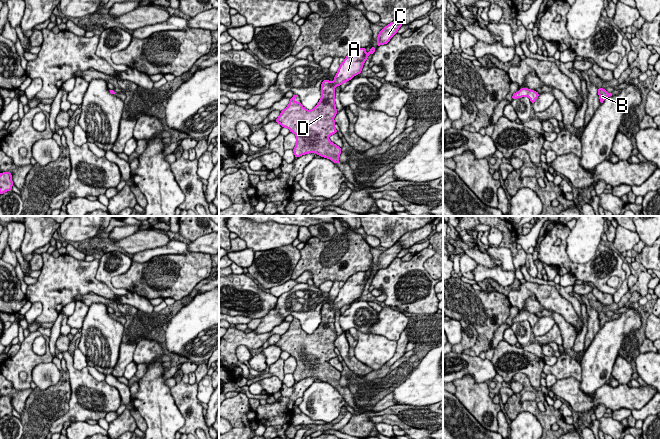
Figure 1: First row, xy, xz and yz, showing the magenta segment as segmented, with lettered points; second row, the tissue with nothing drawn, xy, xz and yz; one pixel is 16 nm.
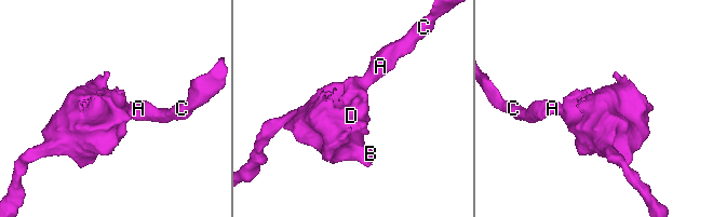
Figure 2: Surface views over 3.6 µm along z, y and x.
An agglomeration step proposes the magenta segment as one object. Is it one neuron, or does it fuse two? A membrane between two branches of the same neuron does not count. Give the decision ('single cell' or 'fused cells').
single cell

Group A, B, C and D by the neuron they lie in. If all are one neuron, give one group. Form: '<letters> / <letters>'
A B C D

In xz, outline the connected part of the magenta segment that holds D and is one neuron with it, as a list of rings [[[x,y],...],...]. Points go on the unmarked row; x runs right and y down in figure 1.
[[[372,270],[368,278],[366,277],[366,272],[357,272],[349,277],[340,288],[338,296],[334,301],[334,305],[331,306],[329,304],[324,304],[322,306],[321,323],[312,334],[307,334],[302,330],[301,326],[296,326],[294,322],[298,319],[293,318],[288,330],[281,335],[279,341],[275,345],[279,347],[282,352],[288,352],[290,356],[296,359],[297,366],[293,373],[296,382],[304,378],[316,377],[321,381],[332,384],[336,388],[340,386],[339,380],[341,378],[341,372],[329,364],[330,359],[338,357],[334,351],[334,341],[338,337],[335,329],[335,311],[340,311],[340,309],[344,306],[349,305],[355,299],[360,298],[364,286],[367,284],[370,278],[375,276],[375,274],[376,272]]]

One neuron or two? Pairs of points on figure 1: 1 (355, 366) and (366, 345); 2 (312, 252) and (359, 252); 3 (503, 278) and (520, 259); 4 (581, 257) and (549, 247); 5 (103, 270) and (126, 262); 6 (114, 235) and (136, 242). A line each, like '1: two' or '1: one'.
1: two
2: one
3: two
4: two
5: one
6: two

